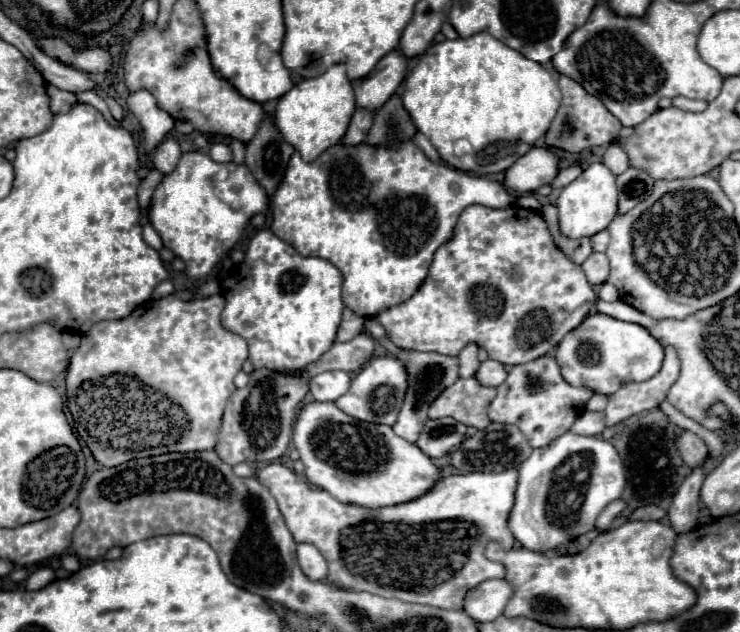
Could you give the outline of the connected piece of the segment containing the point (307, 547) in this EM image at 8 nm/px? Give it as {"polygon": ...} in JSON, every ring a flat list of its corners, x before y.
{"polygon":[[298,544,298,564,308,578,324,580,328,574,326,558,312,544]]}

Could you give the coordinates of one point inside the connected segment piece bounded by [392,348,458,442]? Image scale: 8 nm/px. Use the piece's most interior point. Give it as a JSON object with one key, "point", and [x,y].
{"point":[429,373]}

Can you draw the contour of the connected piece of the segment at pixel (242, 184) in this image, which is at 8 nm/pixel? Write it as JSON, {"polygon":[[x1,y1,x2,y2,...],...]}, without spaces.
{"polygon":[[196,150,182,154,176,170,164,176,152,196,148,216,164,247,186,262,186,274,190,278,204,278,218,264,218,254,228,252,238,242,244,224,254,214,266,210,268,194,250,174,246,164,220,164]]}

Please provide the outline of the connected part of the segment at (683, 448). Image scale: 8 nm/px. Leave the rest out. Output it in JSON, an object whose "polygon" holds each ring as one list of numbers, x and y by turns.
{"polygon":[[682,430,676,438,676,446,678,446,678,454,680,458,690,466,698,466,700,462,704,462,708,458,708,446,704,444,702,438,698,438,694,432,690,430]]}

